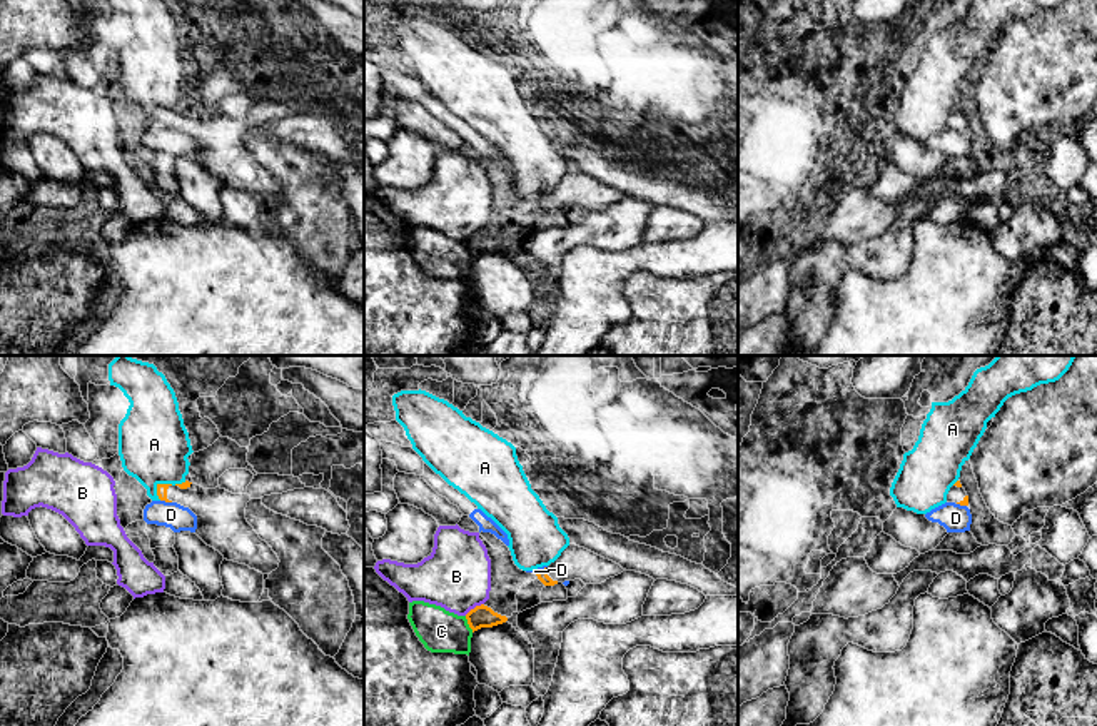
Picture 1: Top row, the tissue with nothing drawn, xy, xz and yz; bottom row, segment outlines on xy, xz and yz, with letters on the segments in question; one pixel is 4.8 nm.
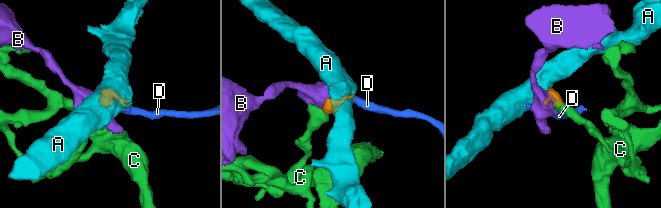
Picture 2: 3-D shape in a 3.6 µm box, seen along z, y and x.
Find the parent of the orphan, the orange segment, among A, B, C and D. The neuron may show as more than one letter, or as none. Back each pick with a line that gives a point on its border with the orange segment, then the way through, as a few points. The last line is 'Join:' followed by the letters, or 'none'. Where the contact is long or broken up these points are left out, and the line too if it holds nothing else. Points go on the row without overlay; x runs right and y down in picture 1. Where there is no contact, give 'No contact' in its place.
Join: none

